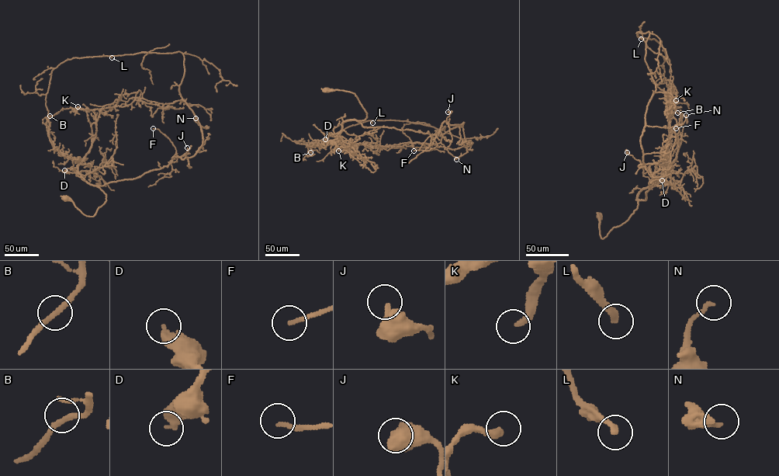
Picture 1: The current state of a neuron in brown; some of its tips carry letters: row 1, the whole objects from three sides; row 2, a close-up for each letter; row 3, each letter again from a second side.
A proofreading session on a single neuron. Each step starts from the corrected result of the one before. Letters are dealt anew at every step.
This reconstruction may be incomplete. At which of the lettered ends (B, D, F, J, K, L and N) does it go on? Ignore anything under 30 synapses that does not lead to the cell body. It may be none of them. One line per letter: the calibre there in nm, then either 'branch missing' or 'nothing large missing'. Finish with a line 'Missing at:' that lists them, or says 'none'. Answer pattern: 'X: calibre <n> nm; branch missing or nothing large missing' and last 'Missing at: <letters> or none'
B: calibre 200 nm; nothing large missing
D: calibre 280 nm; nothing large missing
F: calibre 180 nm; branch missing
J: calibre 480 nm; nothing large missing
K: calibre 320 nm; branch missing
L: calibre 280 nm; branch missing
N: calibre 160 nm; nothing large missing
Missing at: F, K, L

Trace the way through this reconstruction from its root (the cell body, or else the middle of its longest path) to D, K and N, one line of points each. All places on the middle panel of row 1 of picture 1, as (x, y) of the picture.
D: (325, 90), (353, 92), (366, 113), (366, 117), (364, 120), (345, 120), (337, 137), (329, 135), (325, 139)
K: (325, 90), (353, 92), (366, 113), (364, 120), (344, 121), (338, 134), (353, 155), (347, 144), (338, 151)
N: (325, 90), (353, 92), (365, 126), (434, 137), (444, 121), (463, 123), (467, 151), (456, 159)

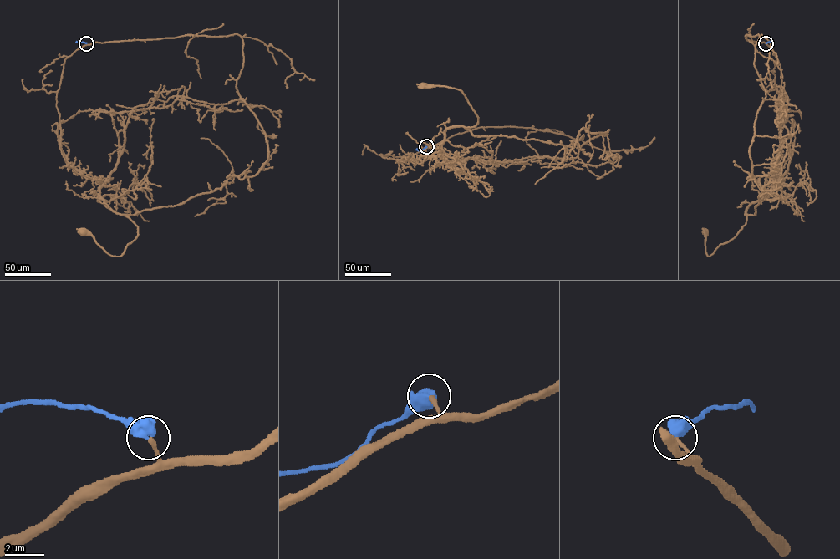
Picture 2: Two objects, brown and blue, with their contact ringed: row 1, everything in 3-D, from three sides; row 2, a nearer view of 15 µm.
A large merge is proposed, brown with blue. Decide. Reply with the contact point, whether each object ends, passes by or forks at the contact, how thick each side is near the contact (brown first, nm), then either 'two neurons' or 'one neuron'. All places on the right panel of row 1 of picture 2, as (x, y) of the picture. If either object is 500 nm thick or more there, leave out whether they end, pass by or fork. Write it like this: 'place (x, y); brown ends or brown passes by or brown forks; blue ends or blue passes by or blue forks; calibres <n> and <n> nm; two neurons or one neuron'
place (766, 43); calibres 190 and 700 nm; one neuron

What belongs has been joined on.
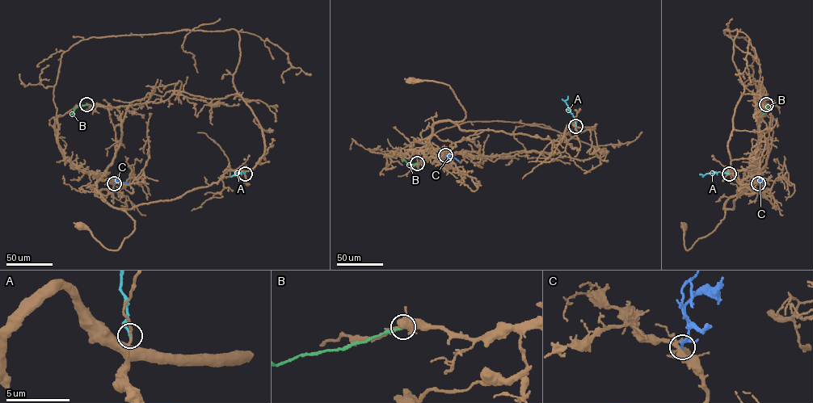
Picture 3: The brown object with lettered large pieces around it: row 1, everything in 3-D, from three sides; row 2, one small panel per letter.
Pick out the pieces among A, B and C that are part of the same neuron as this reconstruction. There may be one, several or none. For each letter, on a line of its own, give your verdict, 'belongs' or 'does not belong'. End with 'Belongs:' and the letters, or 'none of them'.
A: does not belong
B: does not belong
C: belongs
Belongs: C

